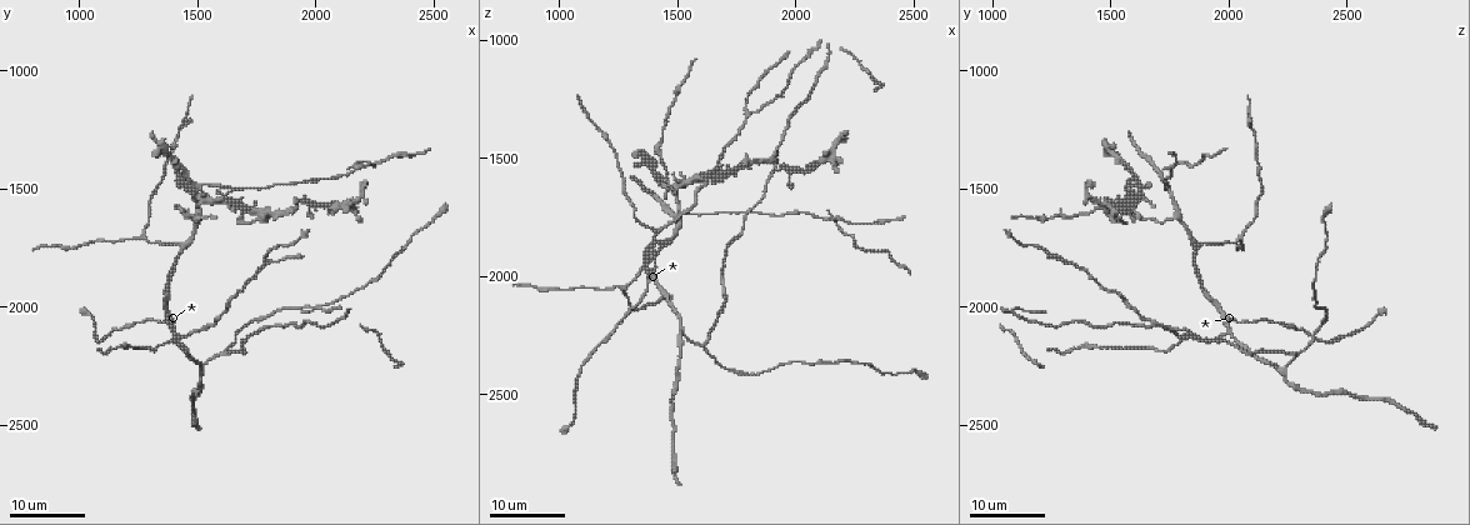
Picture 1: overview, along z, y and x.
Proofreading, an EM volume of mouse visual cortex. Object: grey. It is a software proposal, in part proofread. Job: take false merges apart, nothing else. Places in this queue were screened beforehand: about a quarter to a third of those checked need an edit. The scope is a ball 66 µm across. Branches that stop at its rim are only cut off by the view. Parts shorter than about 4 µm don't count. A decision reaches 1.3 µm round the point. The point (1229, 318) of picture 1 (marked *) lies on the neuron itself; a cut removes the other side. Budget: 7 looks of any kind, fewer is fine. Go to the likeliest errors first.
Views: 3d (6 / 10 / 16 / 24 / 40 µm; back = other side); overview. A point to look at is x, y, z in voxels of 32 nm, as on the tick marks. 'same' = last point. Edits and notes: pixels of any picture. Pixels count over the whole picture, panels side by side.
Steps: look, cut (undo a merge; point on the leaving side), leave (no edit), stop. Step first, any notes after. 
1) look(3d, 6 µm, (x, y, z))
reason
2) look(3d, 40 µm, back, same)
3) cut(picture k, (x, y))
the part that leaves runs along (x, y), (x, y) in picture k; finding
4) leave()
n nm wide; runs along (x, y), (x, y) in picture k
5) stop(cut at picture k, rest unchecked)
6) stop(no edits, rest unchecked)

look(3d, 16 µm, (2170, 1410, 1750))
thin arm on a thick one

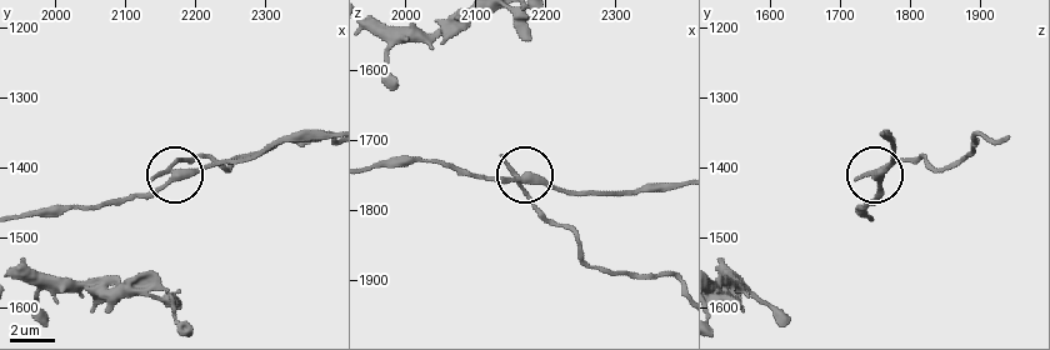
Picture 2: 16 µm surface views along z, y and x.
look(3d, 10 µm, (2180, 1405, 1755))

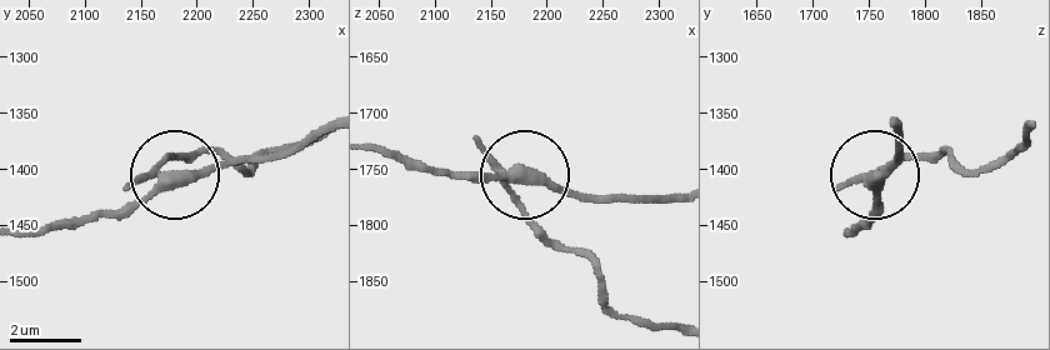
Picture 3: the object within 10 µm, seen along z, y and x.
cut(picture 3, (181, 158))
4 arms; two neurons meet here

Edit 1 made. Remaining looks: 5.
look(overview)

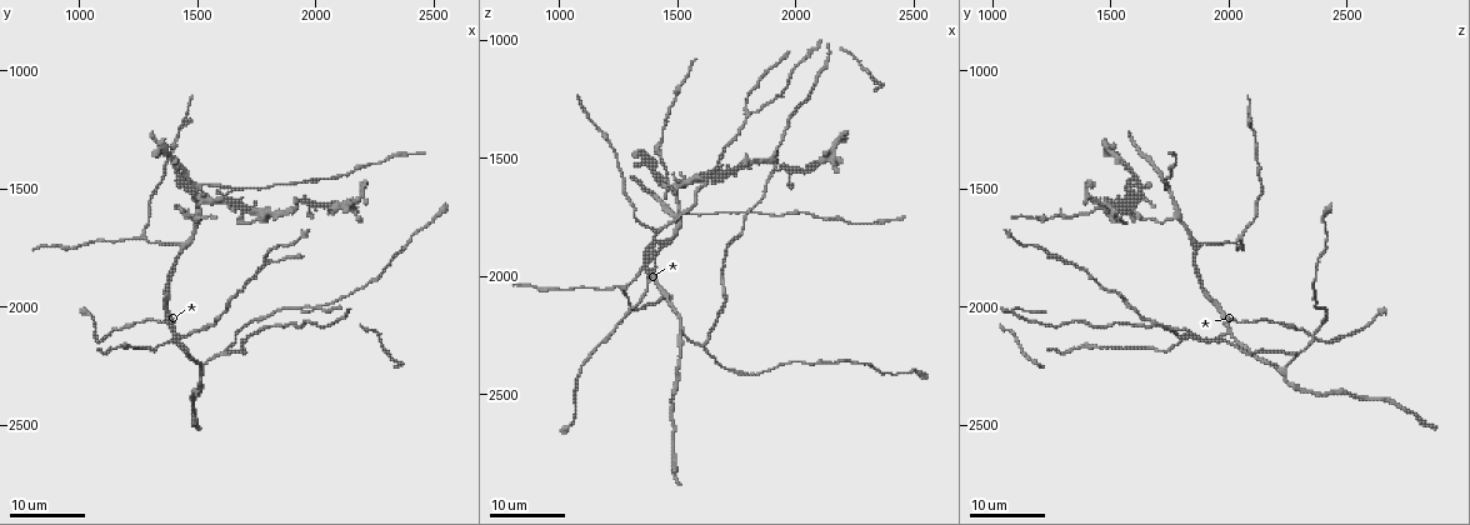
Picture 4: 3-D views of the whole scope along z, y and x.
look(3d, 16 µm, (1800, 1810, 1320))
branch point

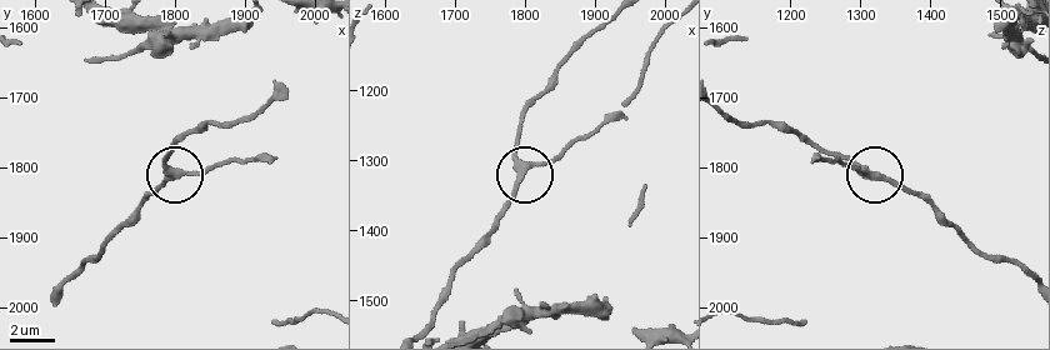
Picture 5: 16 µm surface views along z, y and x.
look(3d, 10 µm, (1800, 1805, 1305))

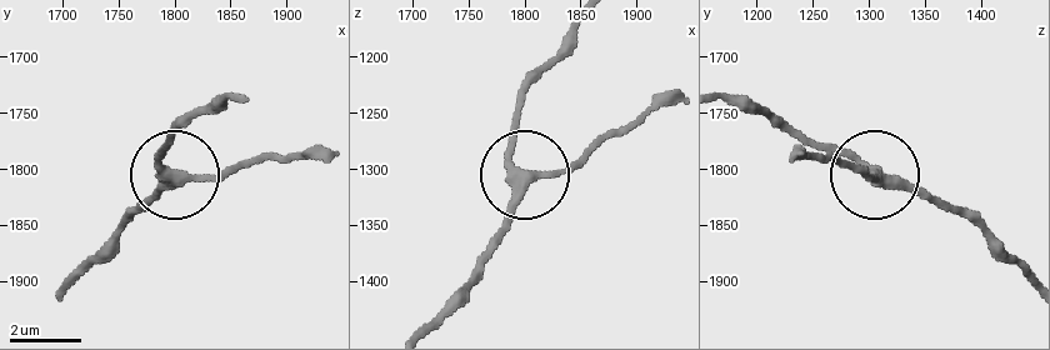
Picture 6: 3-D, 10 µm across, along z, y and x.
look(3d, 10 µm, back, (1800, 1806, 1308))

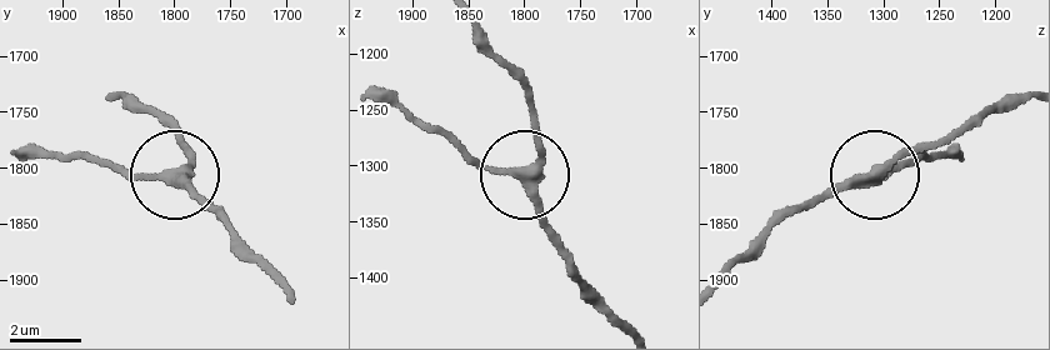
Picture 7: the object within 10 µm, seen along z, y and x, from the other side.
leave()
runs along (726, 275), (799, 210), (903, 168) in picture 7; continuous, no second neuron

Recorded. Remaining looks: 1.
stop(cut at picture 3, rest unchecked)

